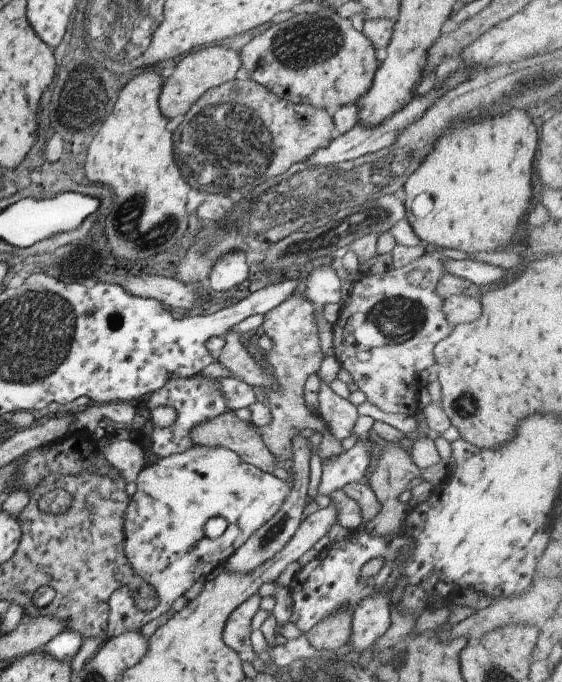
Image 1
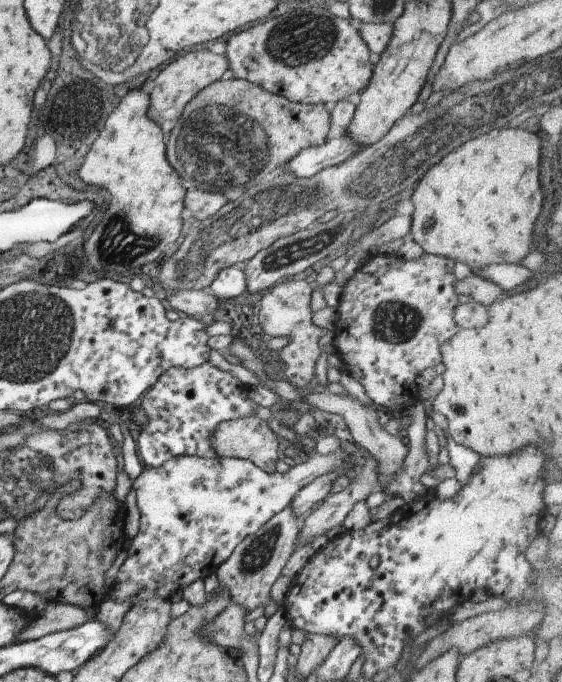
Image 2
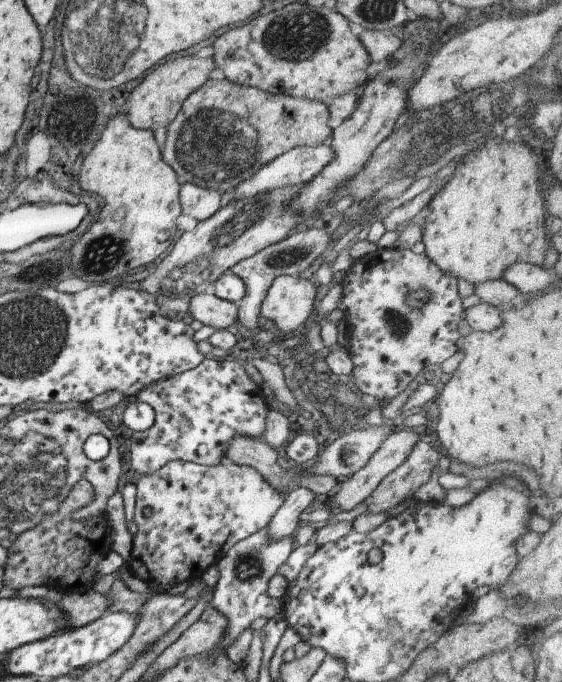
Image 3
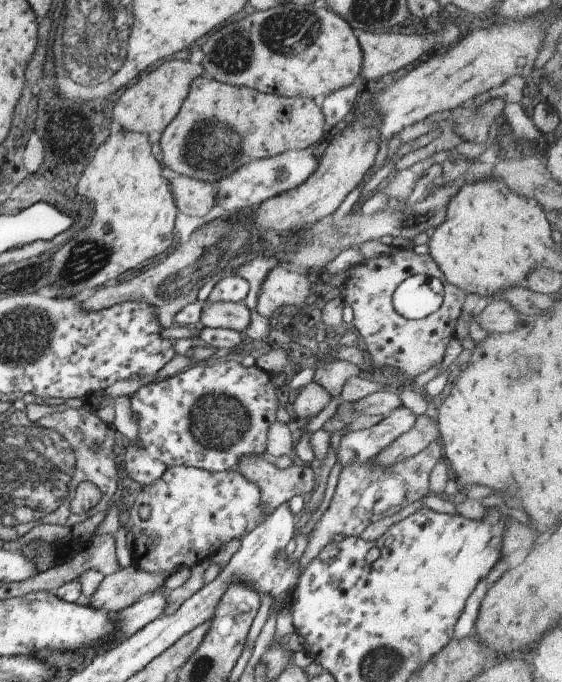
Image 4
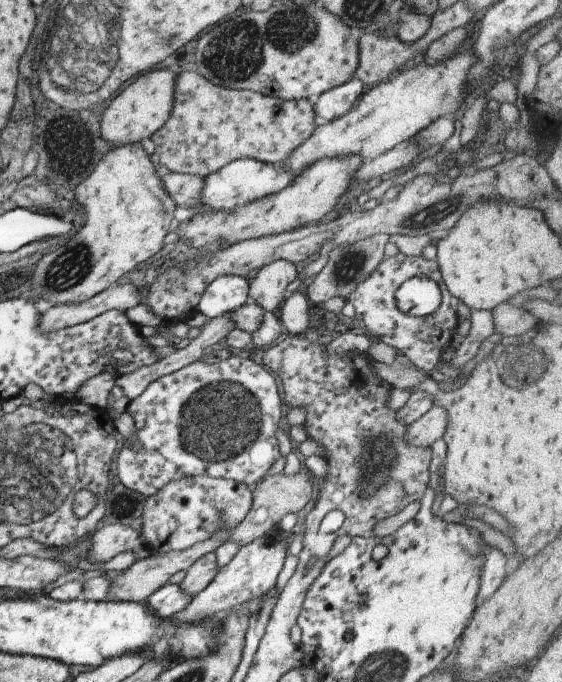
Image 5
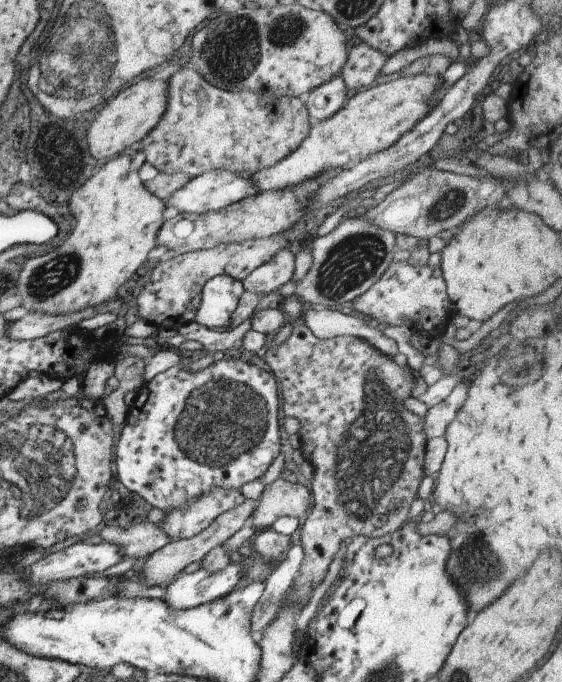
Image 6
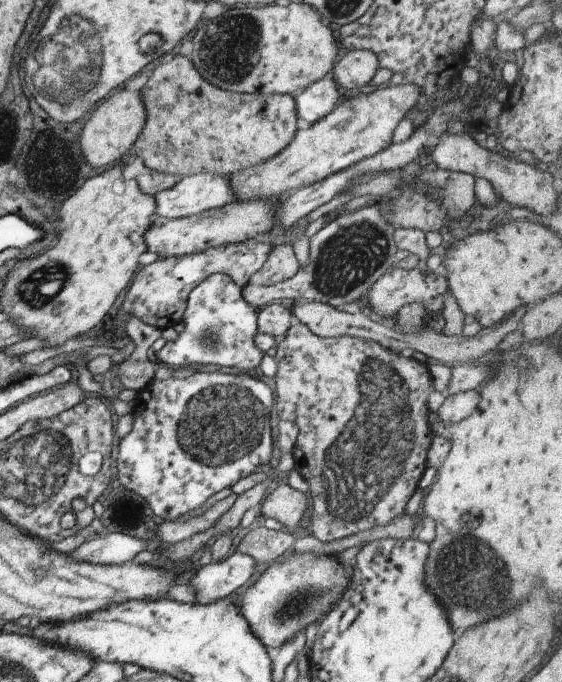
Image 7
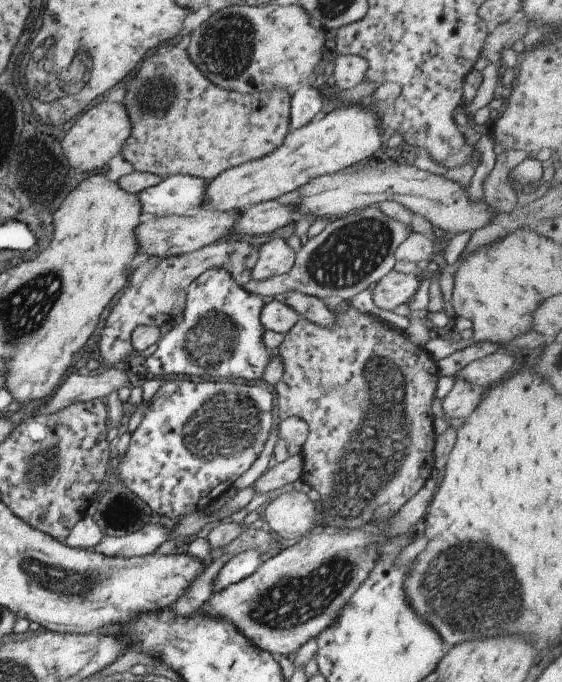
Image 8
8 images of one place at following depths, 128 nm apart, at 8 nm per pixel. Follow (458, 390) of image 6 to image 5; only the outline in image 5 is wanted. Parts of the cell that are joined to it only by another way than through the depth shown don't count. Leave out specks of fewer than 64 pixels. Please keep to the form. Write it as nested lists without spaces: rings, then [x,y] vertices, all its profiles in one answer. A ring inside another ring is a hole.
[[[434,405],[426,414],[408,426],[405,439],[415,447],[431,446],[443,436],[447,425],[447,413],[444,408]]]

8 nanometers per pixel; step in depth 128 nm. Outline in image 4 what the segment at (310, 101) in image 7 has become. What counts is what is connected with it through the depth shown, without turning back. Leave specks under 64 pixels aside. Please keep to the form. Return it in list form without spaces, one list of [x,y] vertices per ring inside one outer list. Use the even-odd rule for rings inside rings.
[[[357,83],[334,91],[324,99],[321,109],[324,113],[326,128],[330,128],[330,135],[335,132],[334,126],[352,112],[356,98],[358,98]]]

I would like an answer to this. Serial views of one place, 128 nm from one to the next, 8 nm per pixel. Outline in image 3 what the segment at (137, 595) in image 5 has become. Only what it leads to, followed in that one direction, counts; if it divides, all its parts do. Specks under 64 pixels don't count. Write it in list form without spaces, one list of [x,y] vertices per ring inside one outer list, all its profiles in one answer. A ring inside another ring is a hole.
[[[94,590],[76,591],[64,594],[57,603],[58,608],[68,616],[66,629],[82,627],[104,616],[110,606],[106,594],[102,595]]]

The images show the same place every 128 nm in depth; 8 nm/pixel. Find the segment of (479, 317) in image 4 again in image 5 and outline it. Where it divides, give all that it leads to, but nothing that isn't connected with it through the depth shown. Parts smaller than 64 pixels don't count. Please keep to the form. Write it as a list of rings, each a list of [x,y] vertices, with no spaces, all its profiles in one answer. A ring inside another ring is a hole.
[[[508,301],[495,306],[492,312],[495,332],[505,338],[525,335],[530,328],[537,326],[538,318],[523,307],[511,305]],[[526,312],[530,314],[530,318],[526,316]]]

